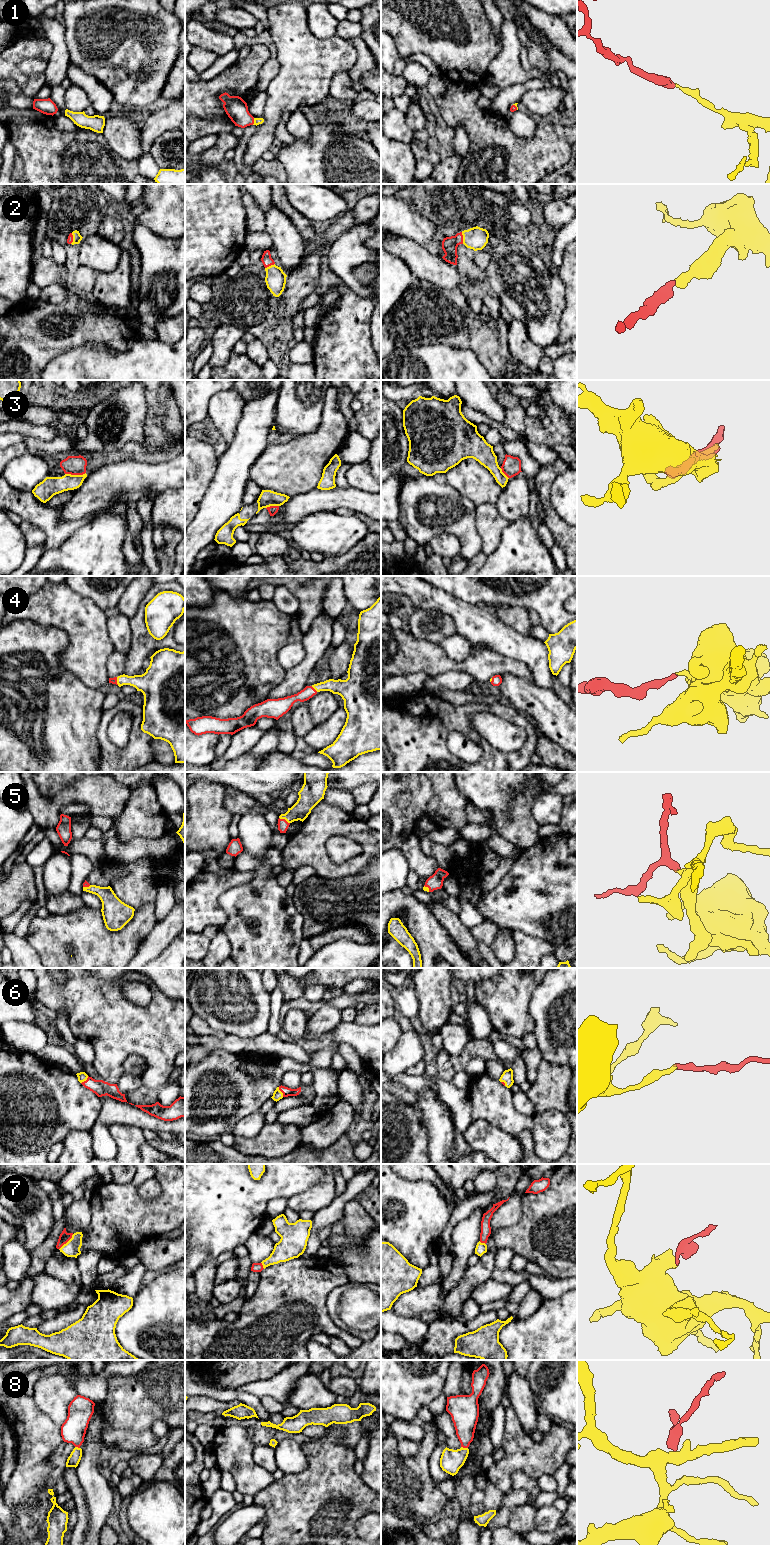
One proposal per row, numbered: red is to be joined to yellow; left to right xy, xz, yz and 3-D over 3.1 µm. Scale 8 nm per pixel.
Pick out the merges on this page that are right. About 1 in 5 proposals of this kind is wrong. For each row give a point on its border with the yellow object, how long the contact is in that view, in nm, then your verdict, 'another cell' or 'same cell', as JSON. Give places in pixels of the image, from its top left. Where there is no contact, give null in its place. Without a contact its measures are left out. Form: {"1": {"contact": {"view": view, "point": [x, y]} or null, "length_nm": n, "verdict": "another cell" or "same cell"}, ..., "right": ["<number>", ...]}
{"1": {"contact": {"view": "xz", "point": [254, 121]}, "length_nm": 60, "verdict": "same cell"}, "2": {"contact": {"view": "yz", "point": [463, 238]}, "length_nm": 100, "verdict": "same cell"}, "3": {"contact": {"view": "xy", "point": [75, 475]}, "length_nm": 170, "verdict": "another cell"}, "4": {"contact": {"view": "xz", "point": [314, 688]}, "length_nm": 70, "verdict": "same cell"}, "5": {"contact": {"view": "xz", "point": [284, 818]}, "length_nm": 100, "verdict": "same cell"}, "6": {"contact": {"view": "xz", "point": [281, 1092]}, "length_nm": 90, "verdict": "same cell"}, "7": {"contact": {"view": "xy", "point": [67, 1242]}, "length_nm": 170, "verdict": "same cell"}, "8": {"contact": {"view": "yz", "point": [464, 1448]}, "length_nm": 60, "verdict": "same cell"}, "right": ["1", "2", "4", "5", "6", "7", "8"]}

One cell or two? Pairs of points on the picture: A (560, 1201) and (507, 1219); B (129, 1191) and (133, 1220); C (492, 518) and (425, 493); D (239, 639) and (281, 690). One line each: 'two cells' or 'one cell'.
A: two cells
B: one cell
C: two cells
D: two cells

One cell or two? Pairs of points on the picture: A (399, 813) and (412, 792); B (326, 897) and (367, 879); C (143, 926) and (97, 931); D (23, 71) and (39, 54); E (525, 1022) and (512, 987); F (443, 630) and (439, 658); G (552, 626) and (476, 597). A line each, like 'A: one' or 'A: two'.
A: one
B: one
C: one
D: one
E: one
F: two
G: one

